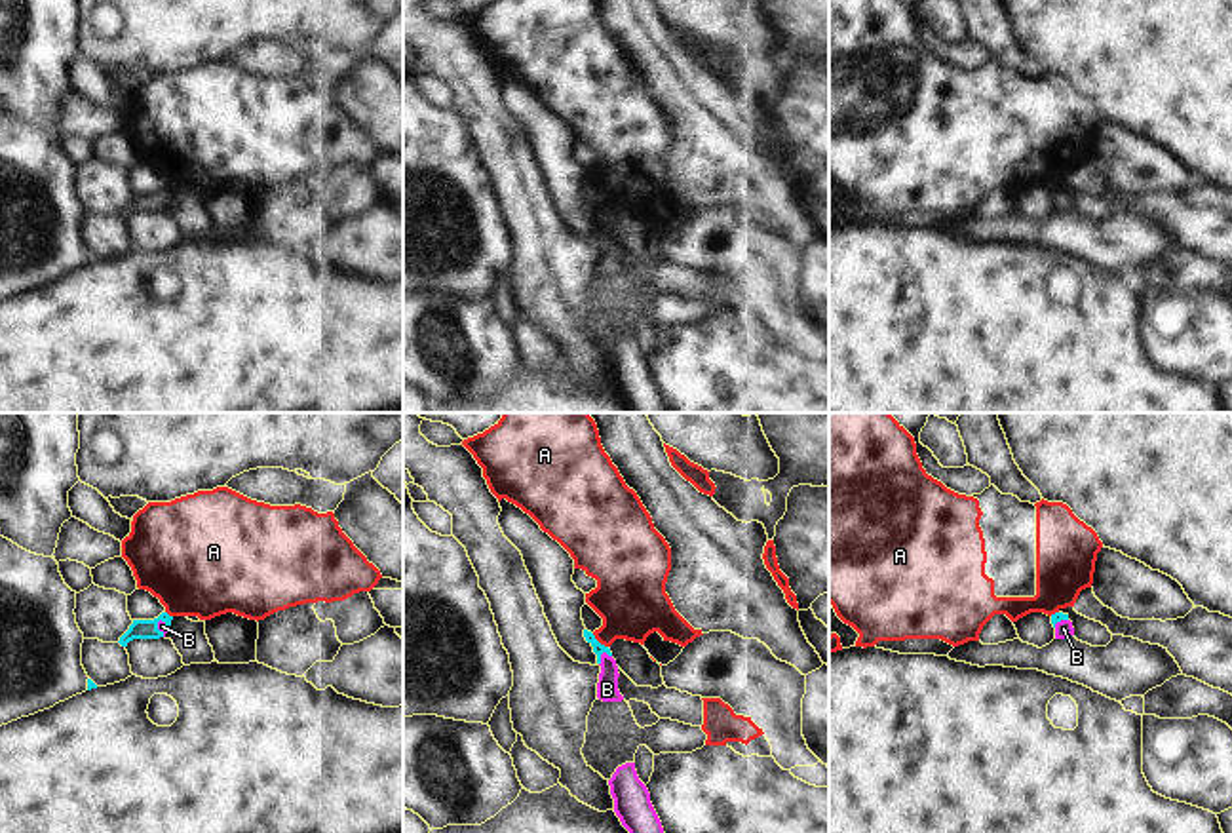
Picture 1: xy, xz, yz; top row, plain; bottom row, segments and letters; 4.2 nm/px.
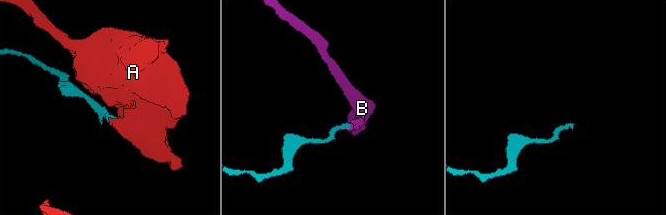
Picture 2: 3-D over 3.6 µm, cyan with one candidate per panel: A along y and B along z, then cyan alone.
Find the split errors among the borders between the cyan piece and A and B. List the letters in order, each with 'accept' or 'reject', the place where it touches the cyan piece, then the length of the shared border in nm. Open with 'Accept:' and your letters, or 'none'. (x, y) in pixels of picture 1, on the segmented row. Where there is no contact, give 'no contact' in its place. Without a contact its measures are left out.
Accept: B
A: reject | xz (597, 641) | 90 nm
B: accept | xz (601, 653) | 70 nm

